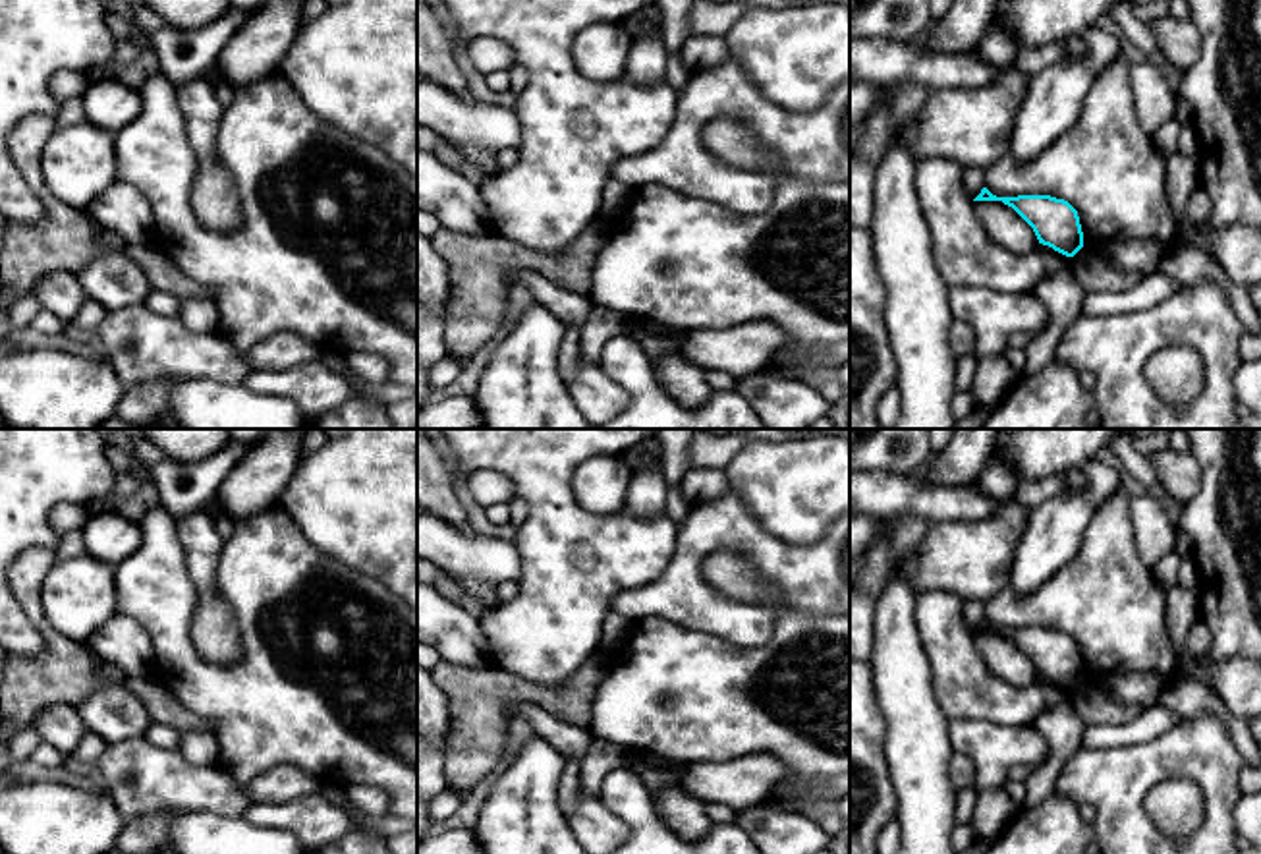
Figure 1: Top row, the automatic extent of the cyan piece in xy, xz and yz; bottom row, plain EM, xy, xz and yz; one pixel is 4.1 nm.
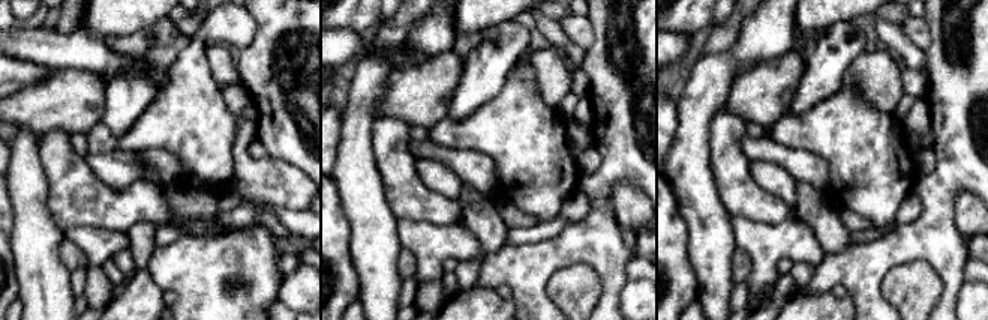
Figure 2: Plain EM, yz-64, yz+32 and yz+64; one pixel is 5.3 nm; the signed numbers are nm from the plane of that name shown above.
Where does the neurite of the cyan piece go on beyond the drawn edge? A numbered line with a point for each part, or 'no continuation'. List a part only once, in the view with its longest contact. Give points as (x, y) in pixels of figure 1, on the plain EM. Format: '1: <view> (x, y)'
no continuation

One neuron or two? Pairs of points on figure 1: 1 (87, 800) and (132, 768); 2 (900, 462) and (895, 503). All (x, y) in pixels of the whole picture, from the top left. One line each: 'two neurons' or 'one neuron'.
1: two neurons
2: two neurons

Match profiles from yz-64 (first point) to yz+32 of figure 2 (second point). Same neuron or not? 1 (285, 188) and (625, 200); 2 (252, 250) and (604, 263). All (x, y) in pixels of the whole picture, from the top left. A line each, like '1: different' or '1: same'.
1: same
2: same

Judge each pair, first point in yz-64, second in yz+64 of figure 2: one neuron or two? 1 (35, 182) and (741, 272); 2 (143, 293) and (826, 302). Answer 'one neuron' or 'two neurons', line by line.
1: two neurons
2: one neuron

